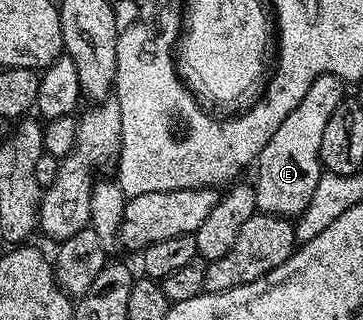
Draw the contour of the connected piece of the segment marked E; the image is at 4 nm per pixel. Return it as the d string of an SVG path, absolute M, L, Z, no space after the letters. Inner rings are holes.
M317 75L315 81L308 85L306 97L298 101L298 105L274 129L274 137L266 141L254 164L256 179L256 209L266 215L282 215L298 217L310 205L310 197L314 197L314 189L322 174L320 162L320 146L322 132L326 129L326 121L330 121L330 113L345 102L345 80L336 75Z

